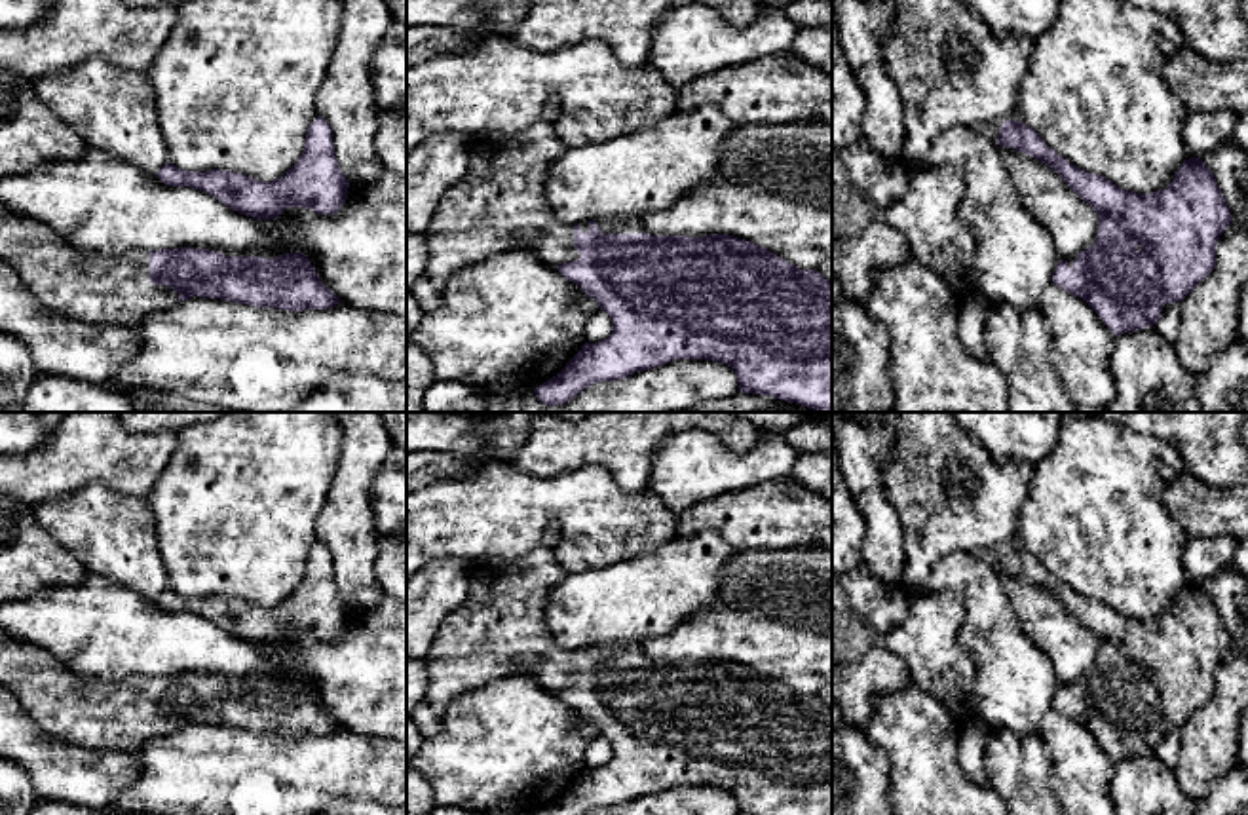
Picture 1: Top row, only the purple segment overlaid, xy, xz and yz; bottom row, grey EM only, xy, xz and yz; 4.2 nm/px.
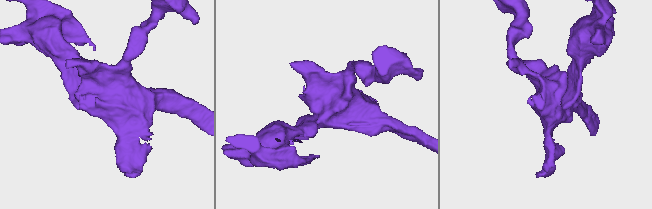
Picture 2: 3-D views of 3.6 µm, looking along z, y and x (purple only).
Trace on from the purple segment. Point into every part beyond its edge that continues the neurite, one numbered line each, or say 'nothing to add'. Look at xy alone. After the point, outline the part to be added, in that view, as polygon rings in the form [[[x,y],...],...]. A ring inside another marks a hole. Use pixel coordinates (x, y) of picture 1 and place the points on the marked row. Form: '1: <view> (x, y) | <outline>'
1: xy (92, 287) | [[[0,205],[0,258],[21,281],[51,304],[59,315],[93,325],[135,325],[150,312],[177,306],[179,294],[169,285],[148,281],[148,251],[129,249],[122,255],[82,251],[63,239],[47,224]]]

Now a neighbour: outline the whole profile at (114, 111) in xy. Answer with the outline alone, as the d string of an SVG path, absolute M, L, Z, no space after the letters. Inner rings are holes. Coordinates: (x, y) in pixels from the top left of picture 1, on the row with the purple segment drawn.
M91 57L66 72L34 80L32 87L87 146L146 175L158 175L169 161L158 122L158 95L148 74L123 72L103 57Z

